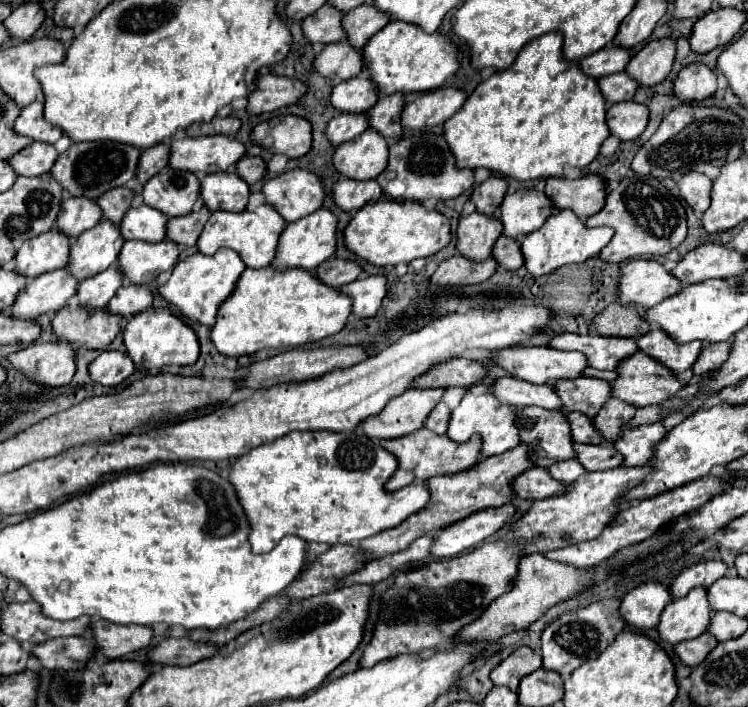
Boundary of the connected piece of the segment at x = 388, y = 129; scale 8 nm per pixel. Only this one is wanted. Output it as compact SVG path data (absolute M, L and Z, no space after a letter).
M388 95L386 99L378 99L378 103L370 111L366 111L370 129L374 129L382 137L400 137L402 107L404 107L404 95Z

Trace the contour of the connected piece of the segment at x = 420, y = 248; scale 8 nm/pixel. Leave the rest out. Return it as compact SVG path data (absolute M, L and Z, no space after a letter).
M378 199L376 203L364 205L344 229L346 249L376 267L394 267L398 263L410 263L412 259L418 257L432 257L442 247L446 247L448 241L450 241L450 221L444 215L440 215L438 211L430 211L418 203L390 203L386 199Z

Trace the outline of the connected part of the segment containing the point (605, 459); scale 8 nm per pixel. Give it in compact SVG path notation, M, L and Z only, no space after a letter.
M608 441L600 445L576 443L574 449L578 451L576 459L584 465L586 471L606 471L606 469L612 469L624 463L622 455L618 455L618 451Z

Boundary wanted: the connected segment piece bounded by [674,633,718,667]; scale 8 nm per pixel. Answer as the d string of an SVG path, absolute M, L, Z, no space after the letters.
M702 633L700 637L696 639L690 639L686 643L678 643L674 645L674 653L678 655L678 659L686 665L686 667L696 667L698 663L702 663L702 659L718 645L718 641L708 635L708 633Z

